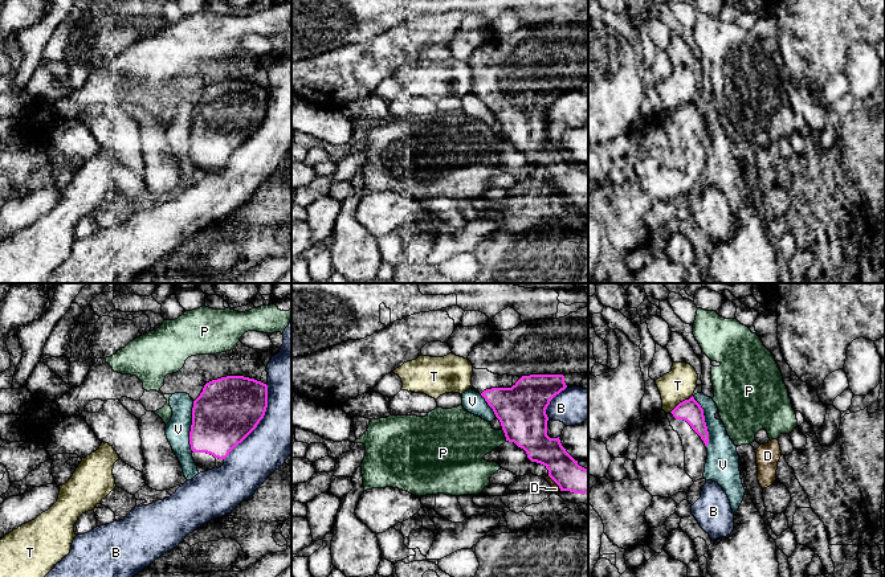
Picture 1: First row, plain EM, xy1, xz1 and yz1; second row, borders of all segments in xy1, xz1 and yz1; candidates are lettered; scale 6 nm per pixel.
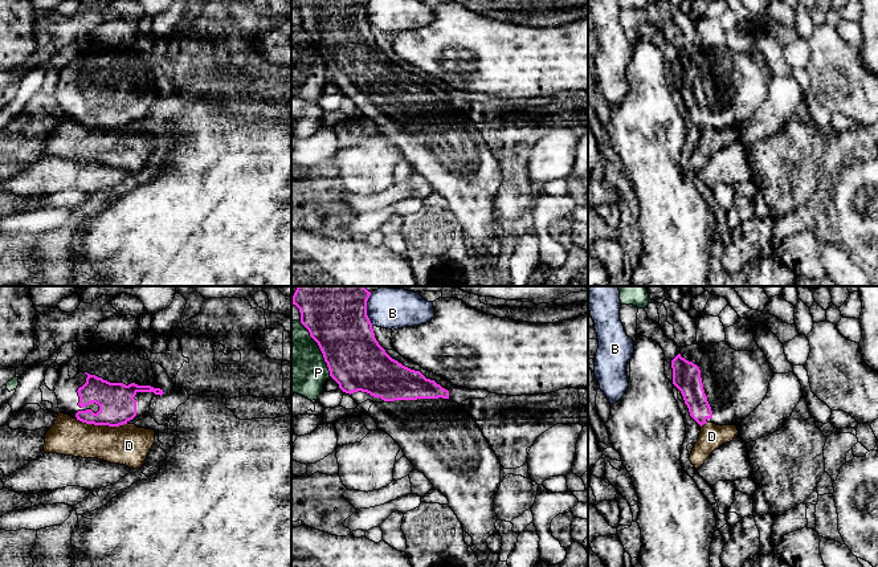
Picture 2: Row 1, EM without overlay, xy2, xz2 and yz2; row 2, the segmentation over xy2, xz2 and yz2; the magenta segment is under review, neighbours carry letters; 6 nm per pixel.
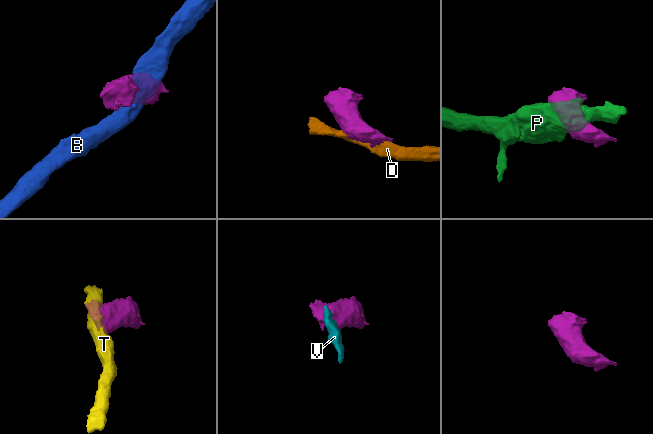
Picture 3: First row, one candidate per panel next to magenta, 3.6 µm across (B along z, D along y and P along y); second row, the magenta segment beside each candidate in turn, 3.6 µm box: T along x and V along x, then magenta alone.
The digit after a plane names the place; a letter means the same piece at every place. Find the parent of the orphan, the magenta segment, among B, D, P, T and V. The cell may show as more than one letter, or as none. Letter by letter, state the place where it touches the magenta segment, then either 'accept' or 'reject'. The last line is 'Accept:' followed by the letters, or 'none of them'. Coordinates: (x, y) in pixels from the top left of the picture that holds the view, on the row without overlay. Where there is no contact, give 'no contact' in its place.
B: contact xy1 (259, 126); reject
D: contact xy2 (101, 127); reject
P: contact xz2 (319, 51); reject
T: contact yz1 (680, 106); reject
V: contact yz1 (704, 125); reject
Accept: none of them

